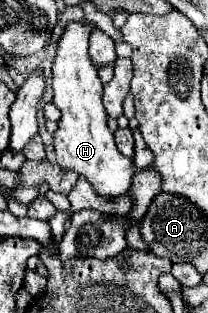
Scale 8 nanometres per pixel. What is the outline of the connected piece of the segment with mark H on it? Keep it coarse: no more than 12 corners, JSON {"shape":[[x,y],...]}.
{"shape":[[91,26],[65,28],[53,62],[57,164],[99,196],[133,162],[107,126]]}

